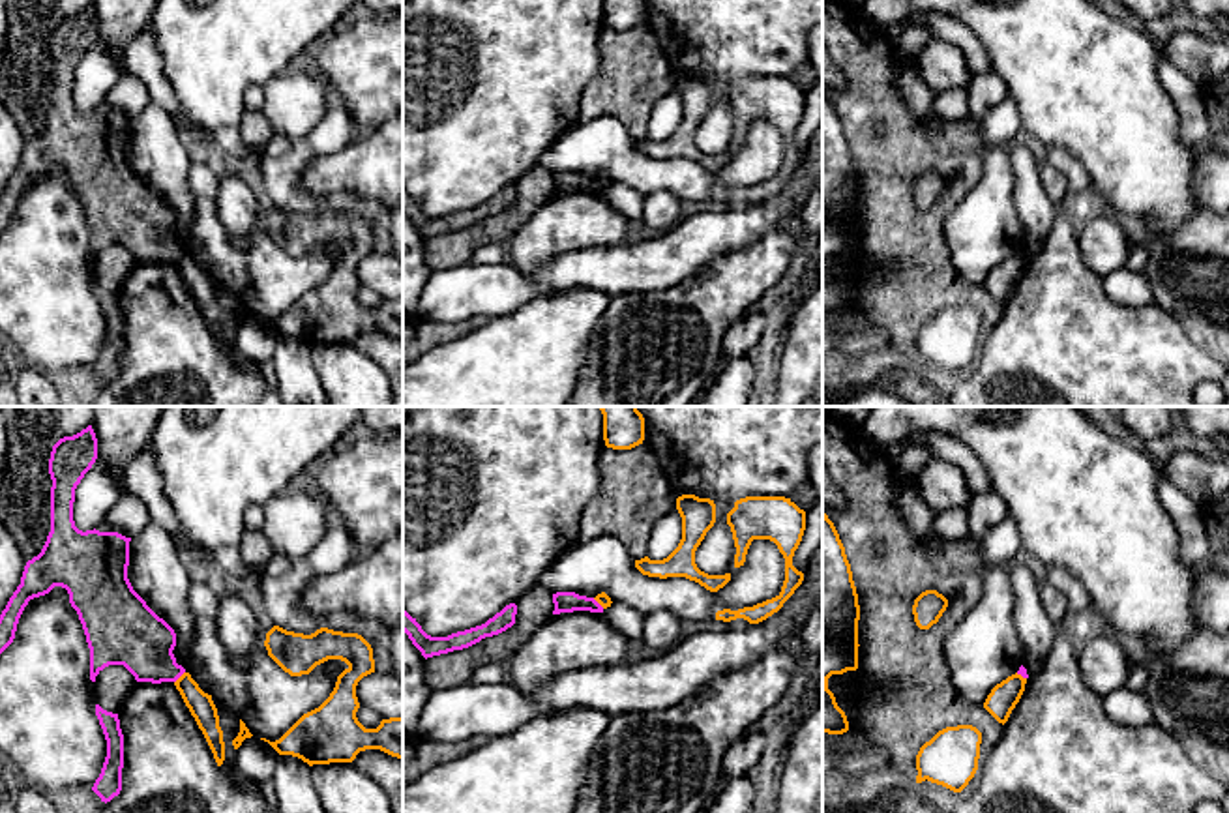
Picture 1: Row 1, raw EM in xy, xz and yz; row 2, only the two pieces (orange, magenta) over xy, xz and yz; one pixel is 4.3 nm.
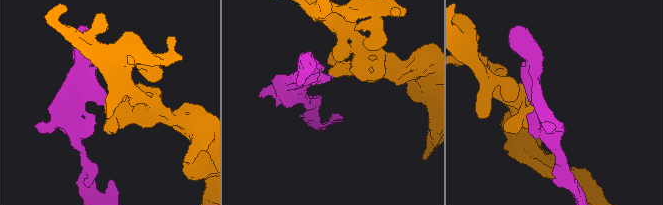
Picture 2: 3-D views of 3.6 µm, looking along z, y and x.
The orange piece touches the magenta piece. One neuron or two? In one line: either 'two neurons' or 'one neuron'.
two neurons

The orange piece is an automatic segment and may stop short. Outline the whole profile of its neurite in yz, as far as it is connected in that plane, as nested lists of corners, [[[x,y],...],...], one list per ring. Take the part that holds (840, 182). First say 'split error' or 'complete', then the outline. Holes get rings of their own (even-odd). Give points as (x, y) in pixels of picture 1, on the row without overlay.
complete | [[[822,90],[822,313],[849,311],[845,292],[828,270],[832,255],[858,249],[860,185],[851,144],[834,103]]]

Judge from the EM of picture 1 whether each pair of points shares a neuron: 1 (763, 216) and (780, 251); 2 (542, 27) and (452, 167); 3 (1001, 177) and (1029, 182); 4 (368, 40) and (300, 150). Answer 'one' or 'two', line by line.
1: two
2: one
3: two
4: two

